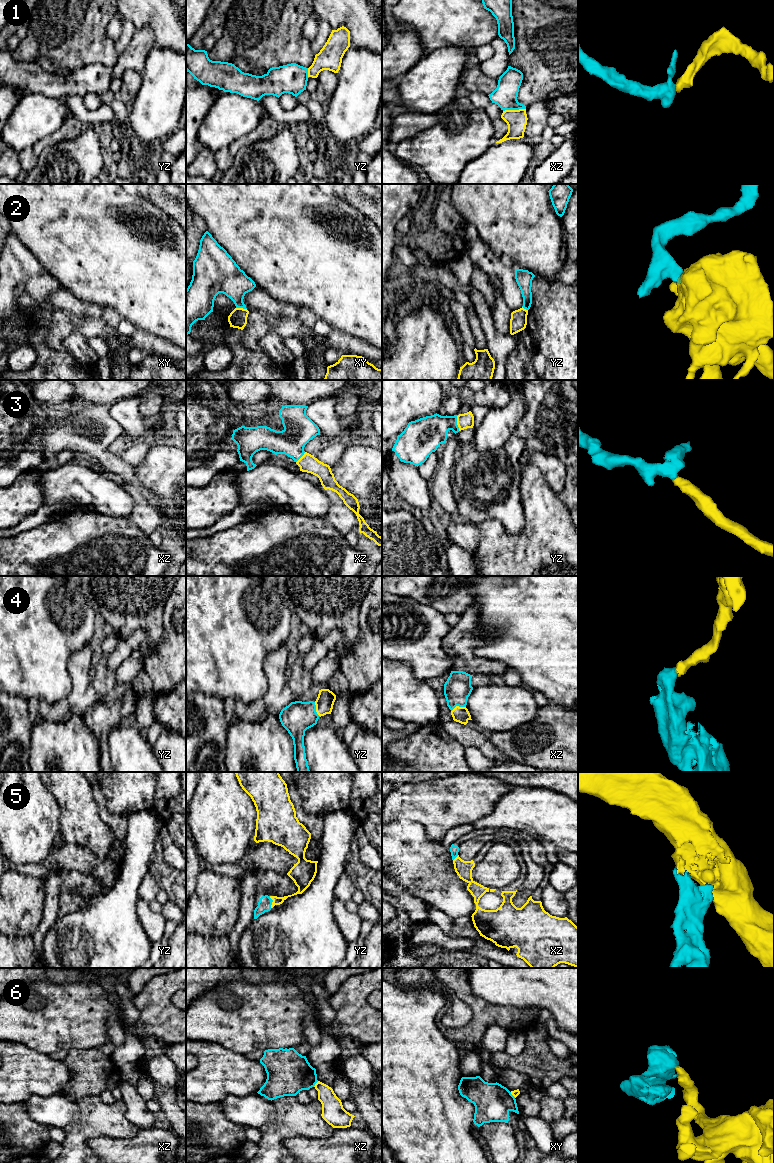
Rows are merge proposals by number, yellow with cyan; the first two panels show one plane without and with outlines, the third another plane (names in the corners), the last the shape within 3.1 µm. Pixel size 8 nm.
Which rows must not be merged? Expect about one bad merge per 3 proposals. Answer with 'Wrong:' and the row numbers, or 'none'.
Wrong: 2, 6

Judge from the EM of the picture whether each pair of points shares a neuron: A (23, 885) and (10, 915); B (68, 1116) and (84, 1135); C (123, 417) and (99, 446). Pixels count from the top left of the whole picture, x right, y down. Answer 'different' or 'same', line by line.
A: same
B: different
C: different

